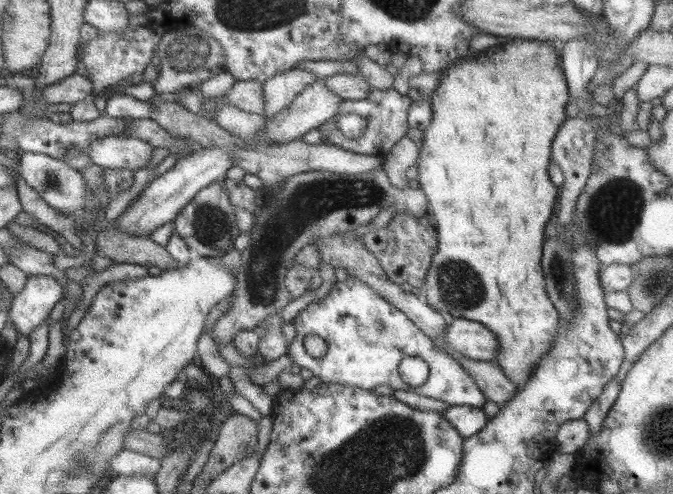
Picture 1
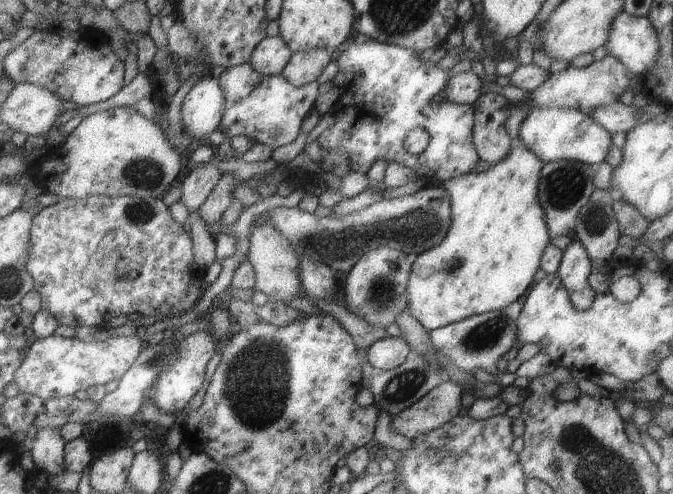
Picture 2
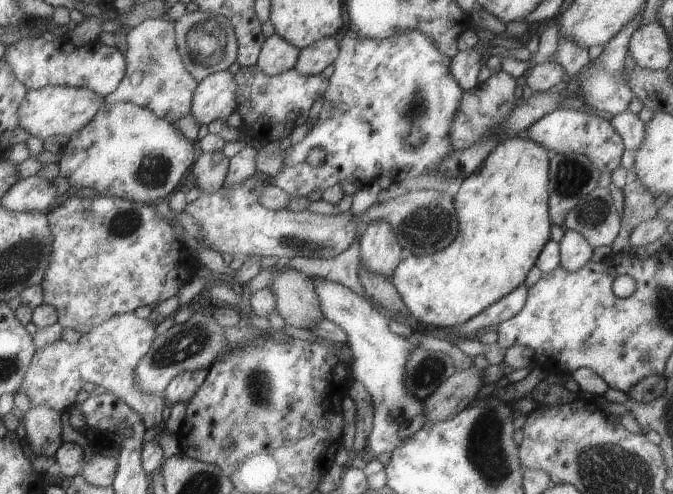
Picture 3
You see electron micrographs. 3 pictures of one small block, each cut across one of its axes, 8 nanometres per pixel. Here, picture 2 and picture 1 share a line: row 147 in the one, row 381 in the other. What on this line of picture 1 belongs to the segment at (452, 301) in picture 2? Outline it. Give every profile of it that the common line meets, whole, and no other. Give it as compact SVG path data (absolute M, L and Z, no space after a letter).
M510 38L510 41L496 45L488 51L484 50L478 56L473 52L450 63L448 67L441 70L439 86L430 96L432 123L426 127L426 130L423 130L424 141L420 146L417 160L418 182L429 200L429 212L438 229L438 248L432 257L432 264L422 287L423 299L433 307L450 313L455 319L478 322L492 330L498 338L498 345L500 345L499 352L495 357L496 364L505 371L506 377L518 388L522 388L526 384L528 378L533 374L533 369L551 351L561 327L559 313L546 293L546 280L541 265L544 229L550 216L556 212L558 207L556 198L559 196L559 187L550 180L548 174L548 166L552 162L552 141L556 138L560 126L566 122L564 110L566 110L568 100L571 99L564 71L560 67L560 58L558 58L560 53L559 44L552 41Z

